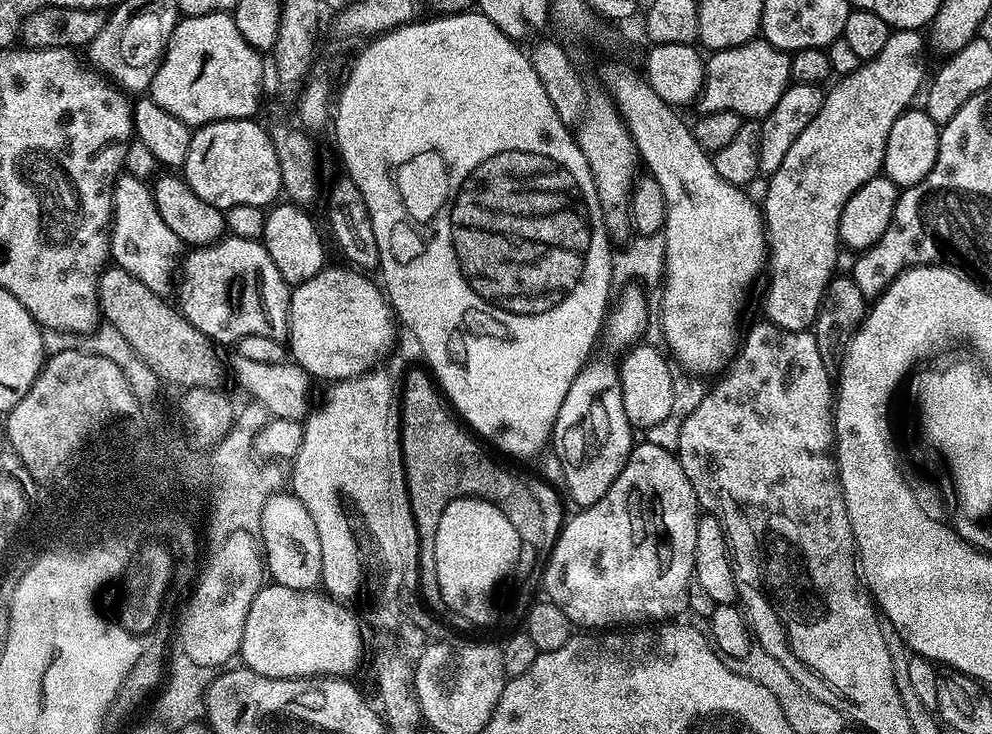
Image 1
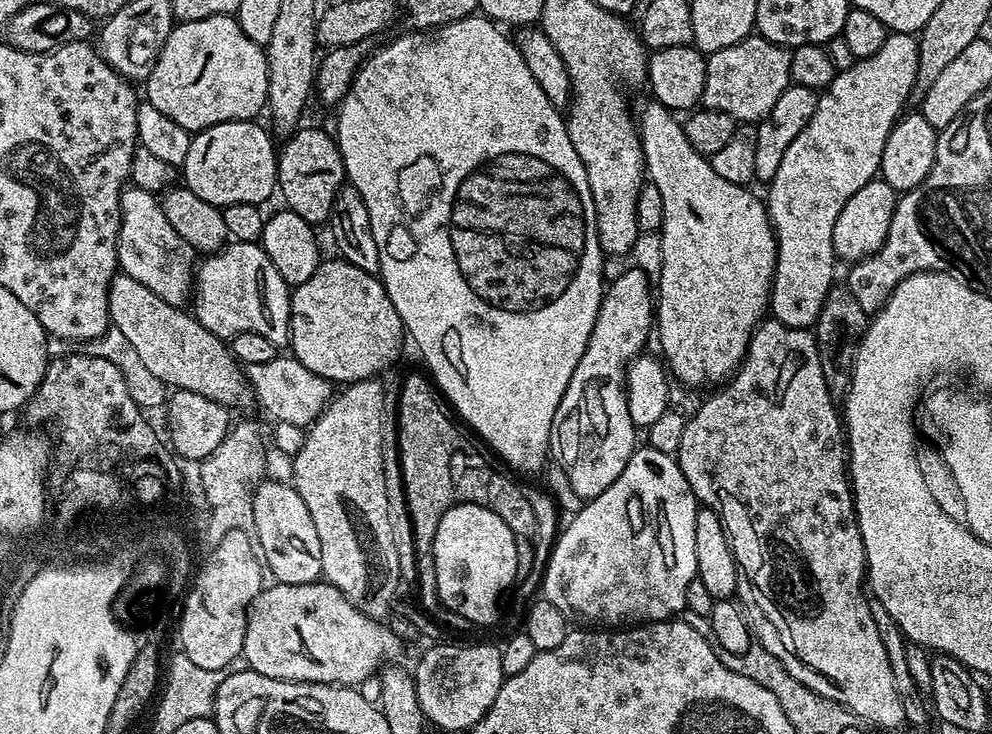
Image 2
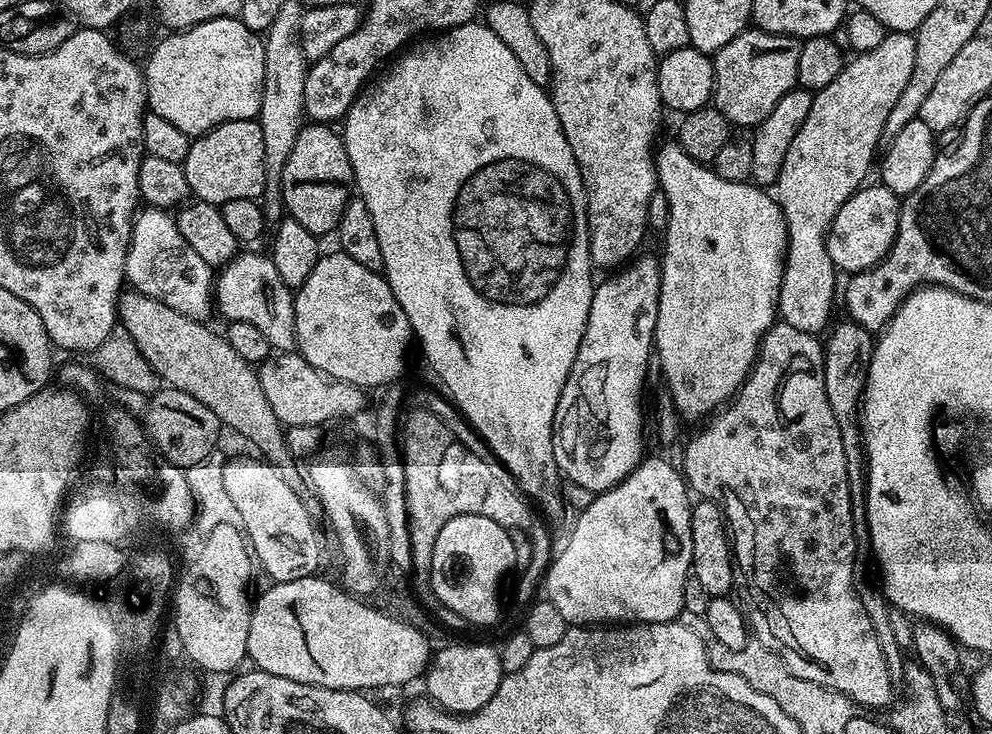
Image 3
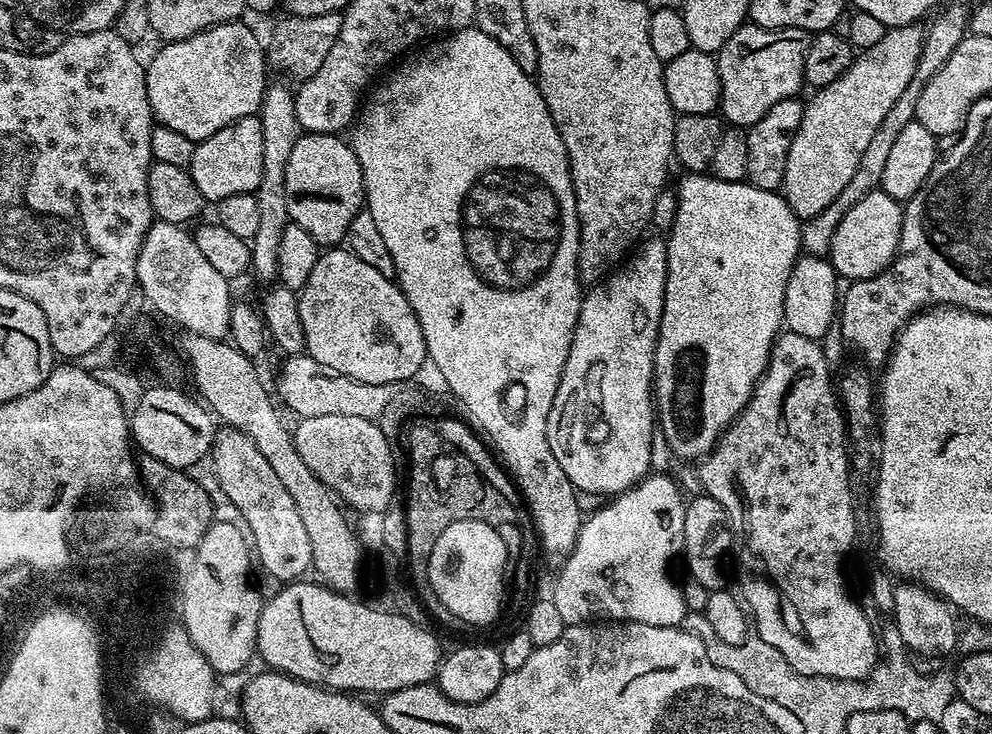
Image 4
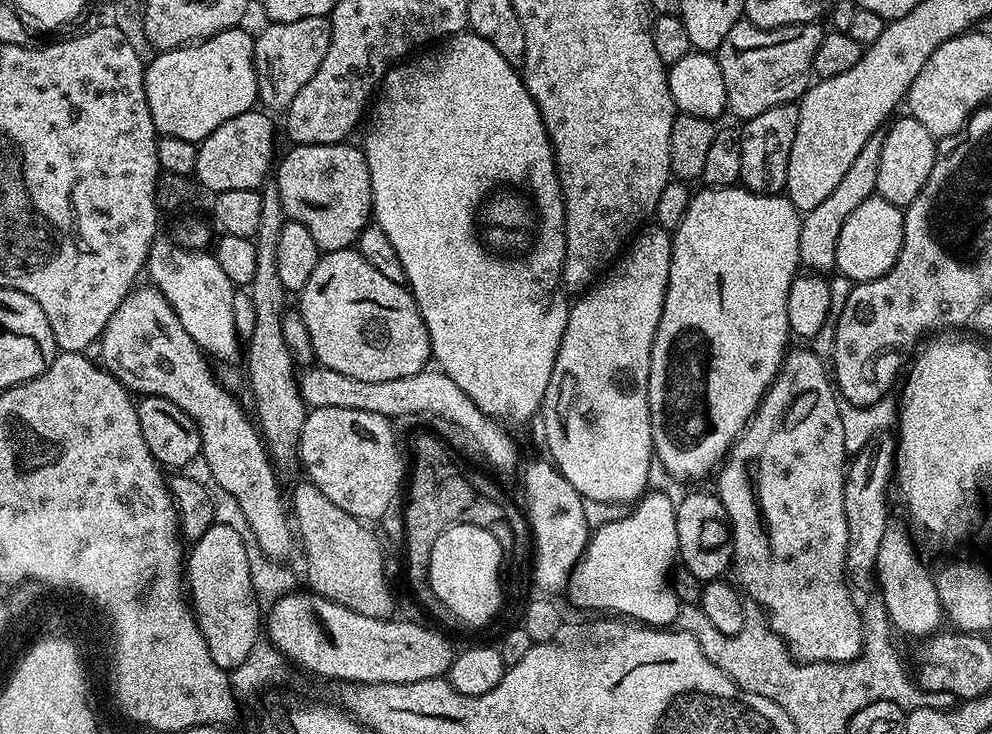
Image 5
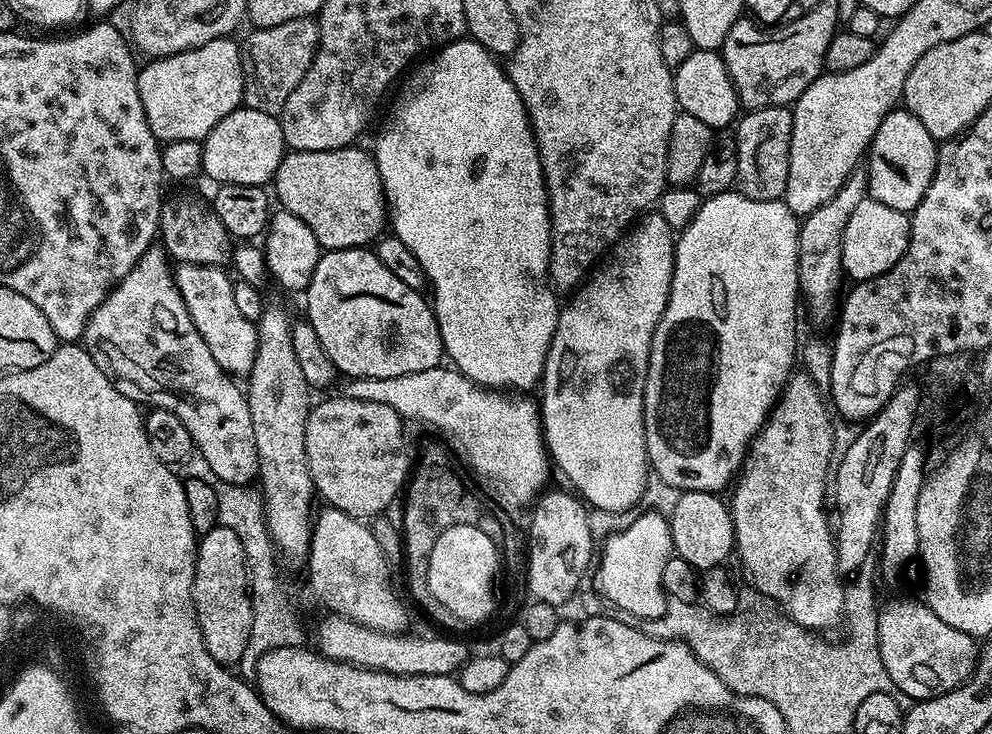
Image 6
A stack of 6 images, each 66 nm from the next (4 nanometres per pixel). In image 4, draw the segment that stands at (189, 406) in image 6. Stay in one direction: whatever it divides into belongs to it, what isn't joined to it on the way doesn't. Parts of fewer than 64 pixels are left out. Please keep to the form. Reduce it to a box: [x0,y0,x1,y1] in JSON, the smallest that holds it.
[211,426,312,582]

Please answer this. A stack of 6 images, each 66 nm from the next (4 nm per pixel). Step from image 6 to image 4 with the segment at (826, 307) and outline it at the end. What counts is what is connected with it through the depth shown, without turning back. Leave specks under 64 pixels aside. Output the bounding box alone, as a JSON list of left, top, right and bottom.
[800,4,969,257]

